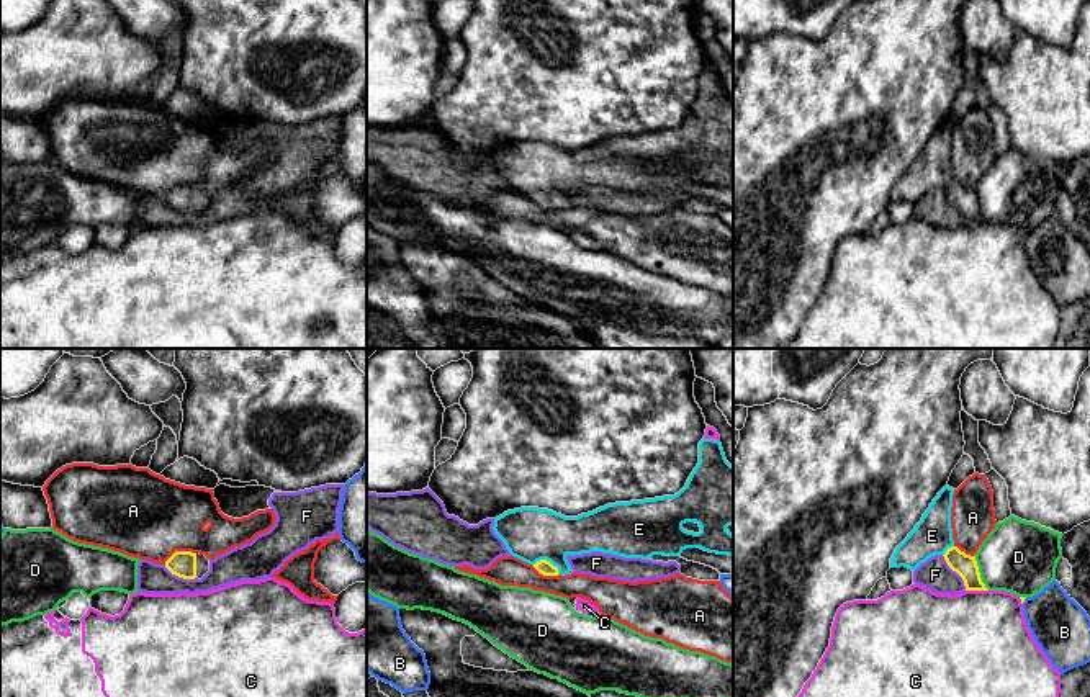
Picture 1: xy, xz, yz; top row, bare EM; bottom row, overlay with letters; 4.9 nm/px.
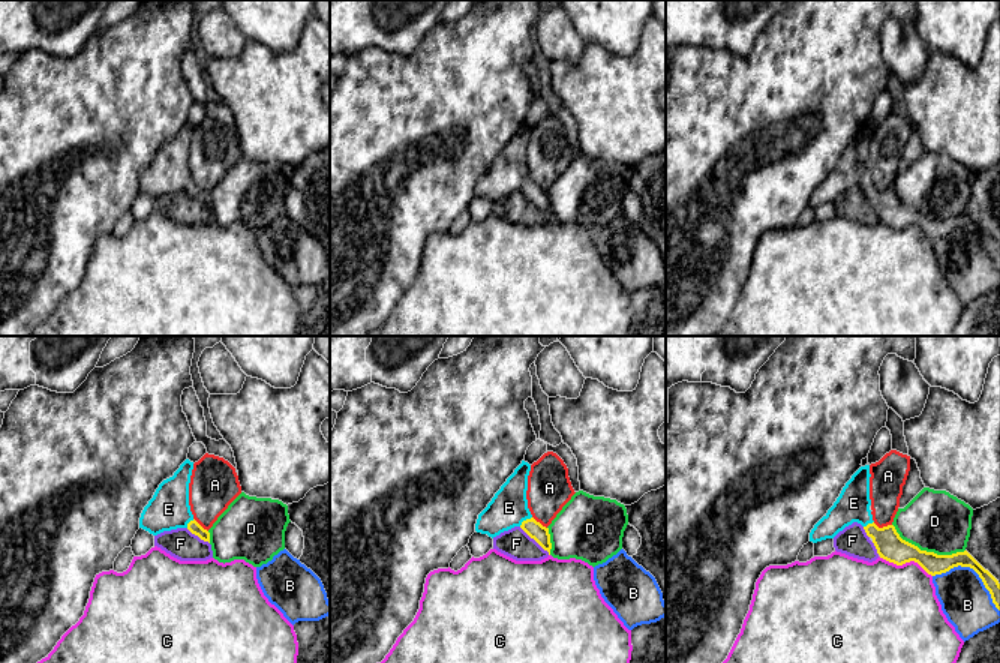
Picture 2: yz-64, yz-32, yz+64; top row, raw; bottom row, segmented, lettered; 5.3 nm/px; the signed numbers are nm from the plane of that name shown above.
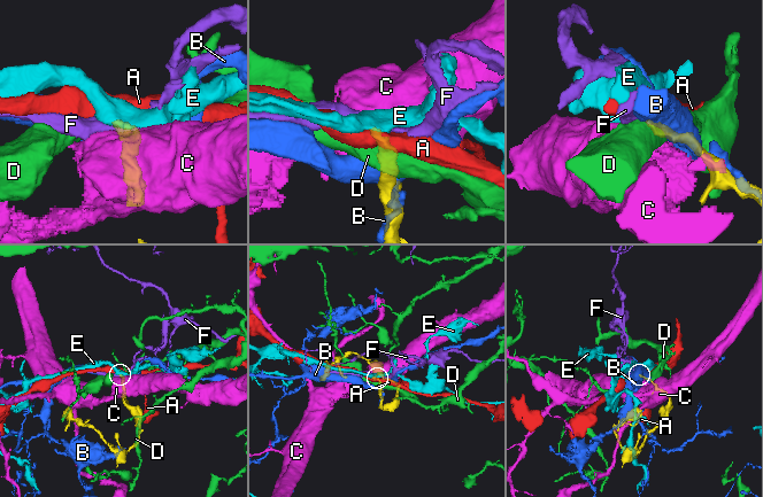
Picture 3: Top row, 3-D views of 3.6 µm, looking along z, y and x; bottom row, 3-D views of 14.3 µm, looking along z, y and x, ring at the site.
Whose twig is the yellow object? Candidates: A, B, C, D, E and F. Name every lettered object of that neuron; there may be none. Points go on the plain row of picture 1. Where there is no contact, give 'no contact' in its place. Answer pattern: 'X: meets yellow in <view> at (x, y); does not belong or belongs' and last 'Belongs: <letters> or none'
A: meets yellow in xy at (179, 185); does not belong
B: meets yellow in yz at (1023, 234); does not belong
C: meets yellow in yz at (977, 223); does not belong
D: meets yellow in yz at (979, 206); does not belong
E: meets yellow in xz at (545, 193); belongs
F: meets yellow in yz at (956, 205); does not belong
Belongs: E

